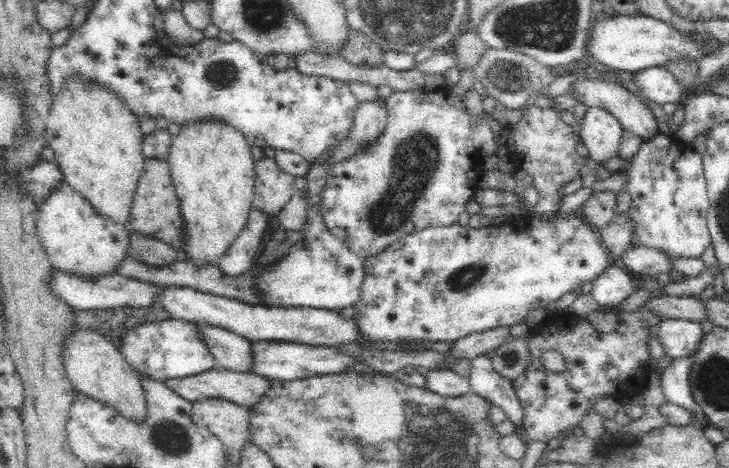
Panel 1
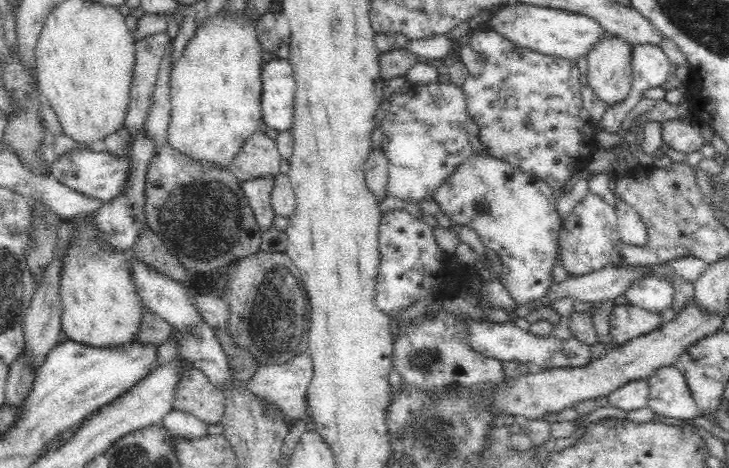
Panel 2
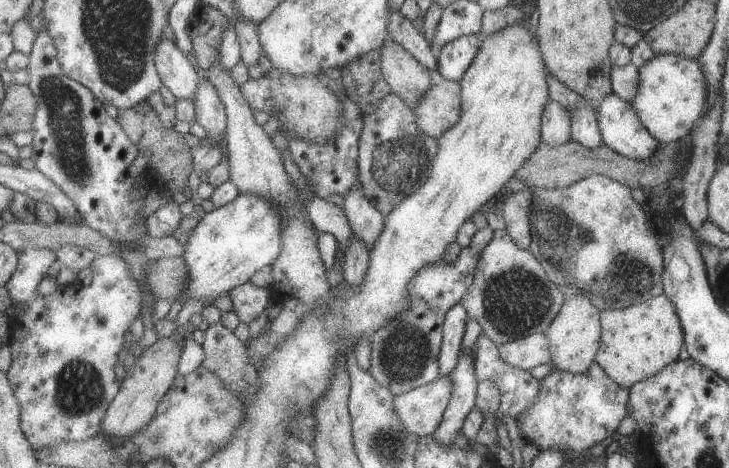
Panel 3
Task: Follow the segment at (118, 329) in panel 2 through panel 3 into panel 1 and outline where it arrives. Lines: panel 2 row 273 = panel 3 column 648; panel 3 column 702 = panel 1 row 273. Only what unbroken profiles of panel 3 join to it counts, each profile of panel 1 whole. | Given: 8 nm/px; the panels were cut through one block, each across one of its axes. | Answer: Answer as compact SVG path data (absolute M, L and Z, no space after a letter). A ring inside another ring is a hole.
M65 180L56 184L56 188L48 192L48 196L38 205L36 230L53 268L84 278L116 273L116 266L127 255L130 246L130 230L124 229L120 223L110 223L100 217L94 207Z

